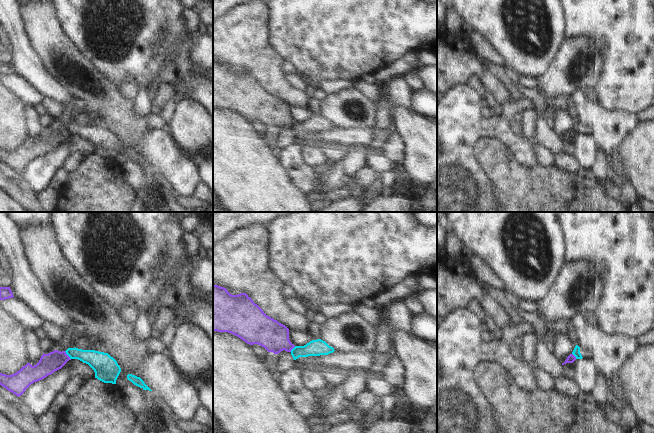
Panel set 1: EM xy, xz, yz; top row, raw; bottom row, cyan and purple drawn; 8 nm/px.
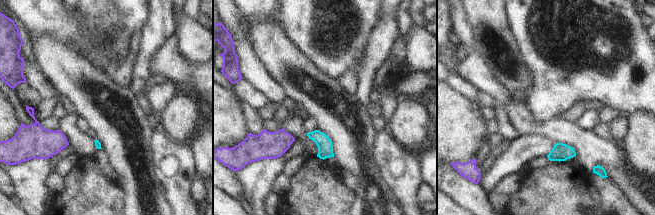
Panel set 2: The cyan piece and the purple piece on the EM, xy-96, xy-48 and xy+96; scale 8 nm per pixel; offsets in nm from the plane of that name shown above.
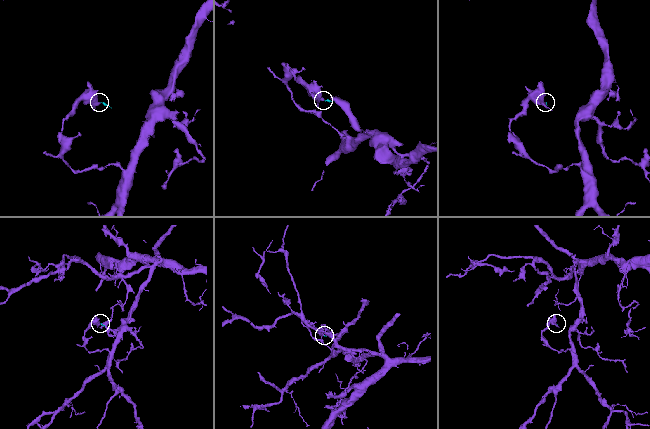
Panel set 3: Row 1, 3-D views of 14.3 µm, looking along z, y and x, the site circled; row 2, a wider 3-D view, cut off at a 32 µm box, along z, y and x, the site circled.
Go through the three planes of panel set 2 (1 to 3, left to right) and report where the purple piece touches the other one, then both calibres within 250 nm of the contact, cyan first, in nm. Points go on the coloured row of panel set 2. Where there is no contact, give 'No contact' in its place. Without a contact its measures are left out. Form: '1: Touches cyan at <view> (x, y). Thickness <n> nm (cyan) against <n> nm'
1: No contact
2: No contact
3: No contact.

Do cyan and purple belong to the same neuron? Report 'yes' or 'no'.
no

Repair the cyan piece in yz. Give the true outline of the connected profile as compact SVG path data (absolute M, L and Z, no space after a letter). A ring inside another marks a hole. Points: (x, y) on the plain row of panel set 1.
M578 121L575 122L572 130L576 133L576 135L592 134L591 128L579 123Z

